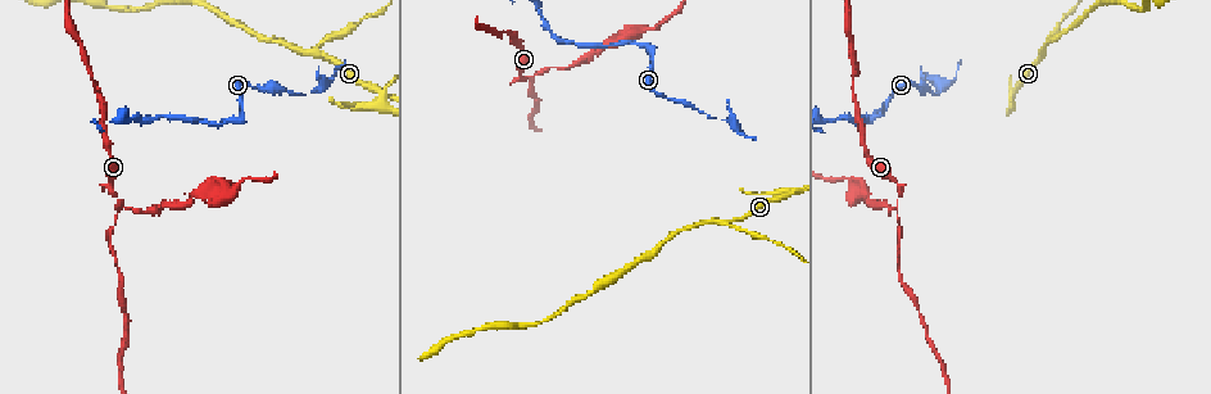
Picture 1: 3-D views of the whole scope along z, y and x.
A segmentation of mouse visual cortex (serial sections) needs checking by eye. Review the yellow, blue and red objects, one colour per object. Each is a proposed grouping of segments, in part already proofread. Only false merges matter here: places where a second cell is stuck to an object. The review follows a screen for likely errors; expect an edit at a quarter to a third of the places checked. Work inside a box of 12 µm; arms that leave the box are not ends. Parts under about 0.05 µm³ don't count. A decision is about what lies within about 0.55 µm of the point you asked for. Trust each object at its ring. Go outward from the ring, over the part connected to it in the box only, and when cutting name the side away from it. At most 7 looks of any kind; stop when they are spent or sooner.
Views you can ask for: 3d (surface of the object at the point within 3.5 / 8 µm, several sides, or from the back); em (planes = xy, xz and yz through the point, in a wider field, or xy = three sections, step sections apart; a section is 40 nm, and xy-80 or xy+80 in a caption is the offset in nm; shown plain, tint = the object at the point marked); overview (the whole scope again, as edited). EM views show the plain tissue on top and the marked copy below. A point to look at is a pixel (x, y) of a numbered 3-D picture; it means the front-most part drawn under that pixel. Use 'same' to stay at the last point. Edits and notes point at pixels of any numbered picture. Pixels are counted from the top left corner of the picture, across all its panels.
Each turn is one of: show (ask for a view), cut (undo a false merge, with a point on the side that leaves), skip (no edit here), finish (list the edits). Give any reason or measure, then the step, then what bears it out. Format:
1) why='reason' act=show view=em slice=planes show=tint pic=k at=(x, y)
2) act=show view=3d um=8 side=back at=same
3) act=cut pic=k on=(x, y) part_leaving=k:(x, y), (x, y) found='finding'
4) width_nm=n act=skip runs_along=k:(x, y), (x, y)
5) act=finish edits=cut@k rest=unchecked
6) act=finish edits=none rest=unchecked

why='abrupt turn' act=show view=3d um=3.5 pic=1 at=(653, 46)

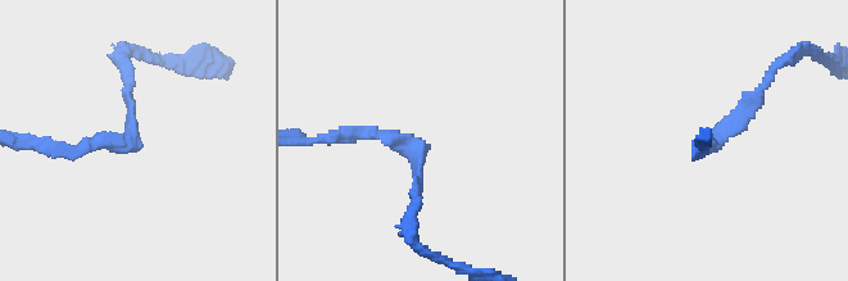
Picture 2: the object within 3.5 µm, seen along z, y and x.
arm_widths_nm=100,150 why='now the EM' act=show view=em slice=xy step=2 show=tint pic=2 at=(126, 143)

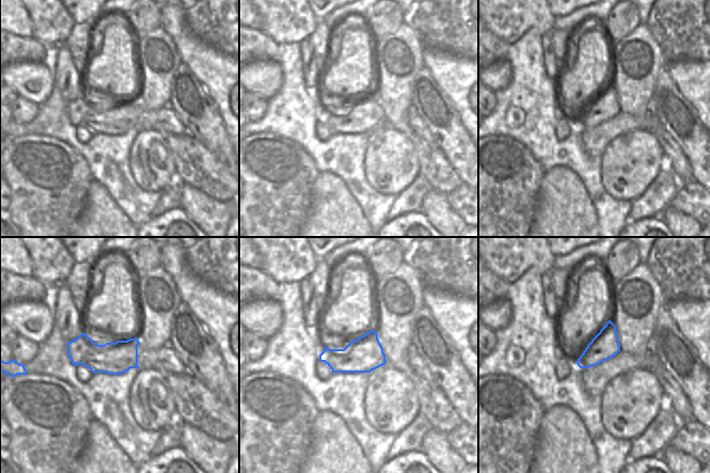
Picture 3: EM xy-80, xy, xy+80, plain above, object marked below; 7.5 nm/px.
act=show view=em slice=xy step=5 show=tint at=same

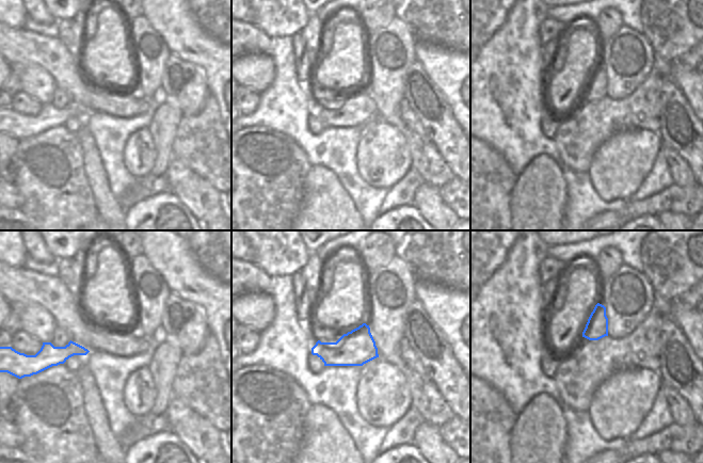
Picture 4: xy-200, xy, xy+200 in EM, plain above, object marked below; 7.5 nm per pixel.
act=skip runs_along=2:(126, 81), (134, 136), (122, 148), (48, 144) found='one cell here'

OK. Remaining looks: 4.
why='arms part here' act=show view=3d um=3.5 pic=1 at=(897, 201)

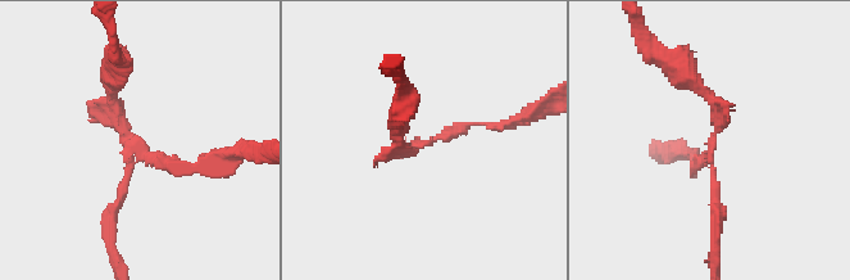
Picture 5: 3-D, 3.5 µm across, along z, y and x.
arms=3 arm_widths_nm=100,150,200 act=cut pic=5 on=(173, 167) part_leaving=5:(139, 152), (169, 163), (249, 152) found='a second cell is stuck on'

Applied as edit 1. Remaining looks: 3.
why='sharp bend' act=show view=3d um=8 side=back pic=1 at=(377, 105)

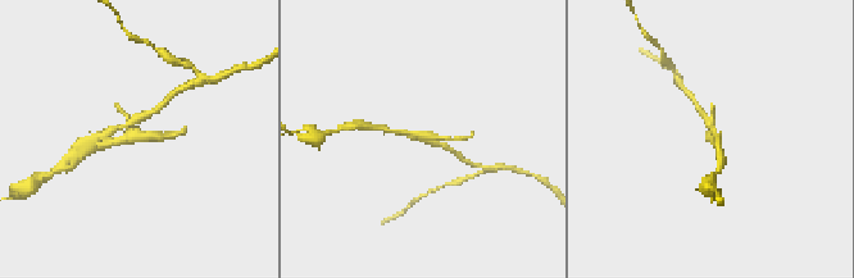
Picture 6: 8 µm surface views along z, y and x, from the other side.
why='need the tissue' act=show view=em slice=xy step=1 show=tint pic=6 at=(136, 134)

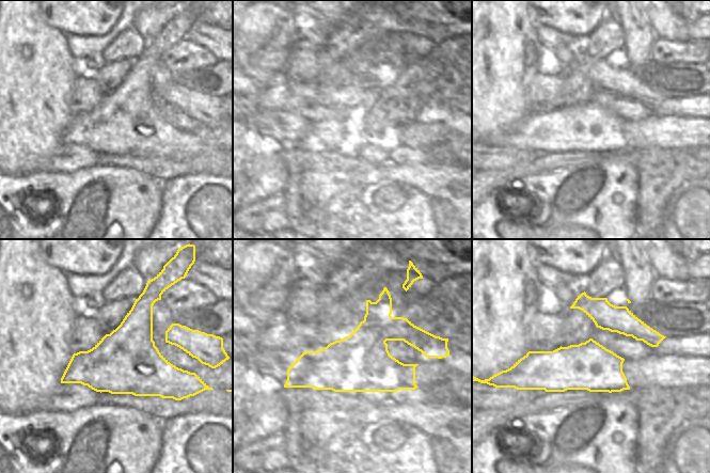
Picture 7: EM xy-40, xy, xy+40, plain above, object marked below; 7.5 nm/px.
act=cut pic=6 on=(105, 136) part_leaving=6:(132, 130), (159, 138), (182, 130) found='a second cell is stuck on'

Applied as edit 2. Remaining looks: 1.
act=finish edits=cut@5,cut@6 rest=unchecked

